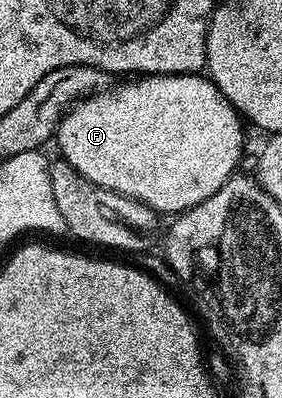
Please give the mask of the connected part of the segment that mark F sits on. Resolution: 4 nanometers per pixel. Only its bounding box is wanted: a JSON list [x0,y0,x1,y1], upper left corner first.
[55,74,245,213]

